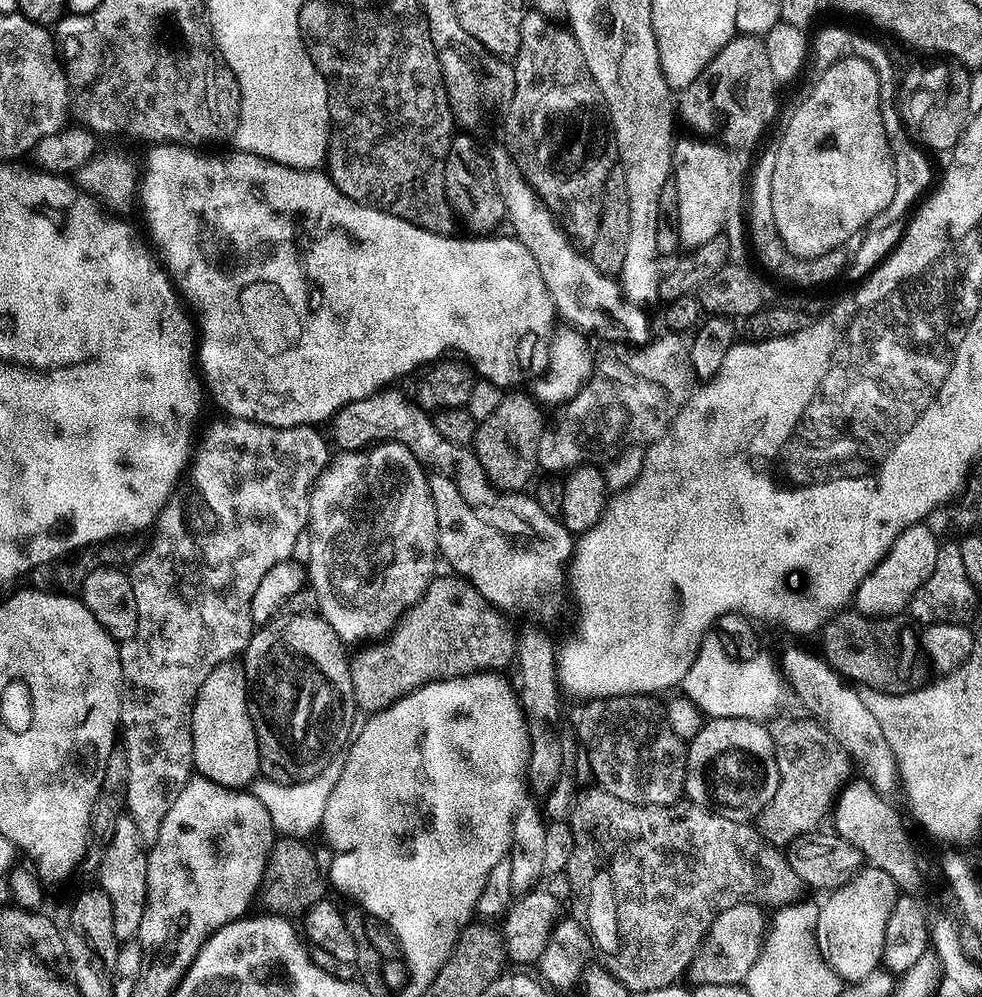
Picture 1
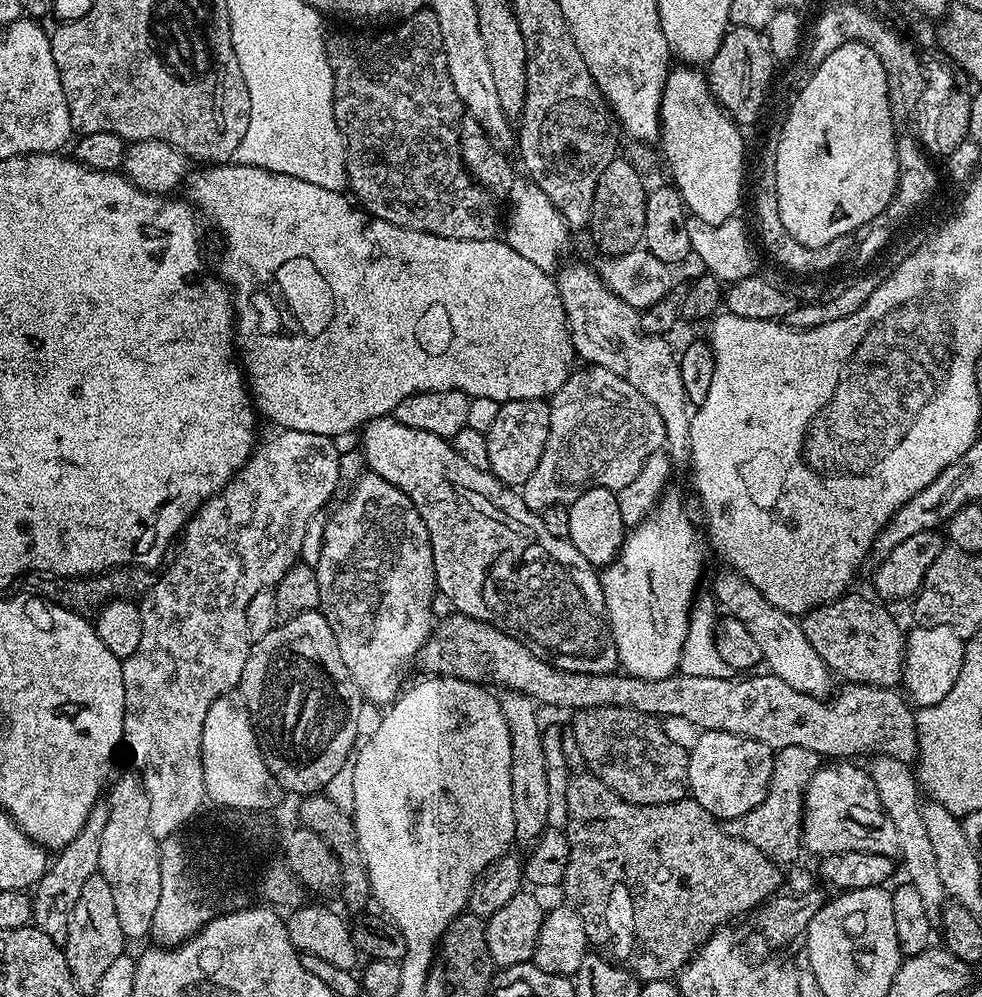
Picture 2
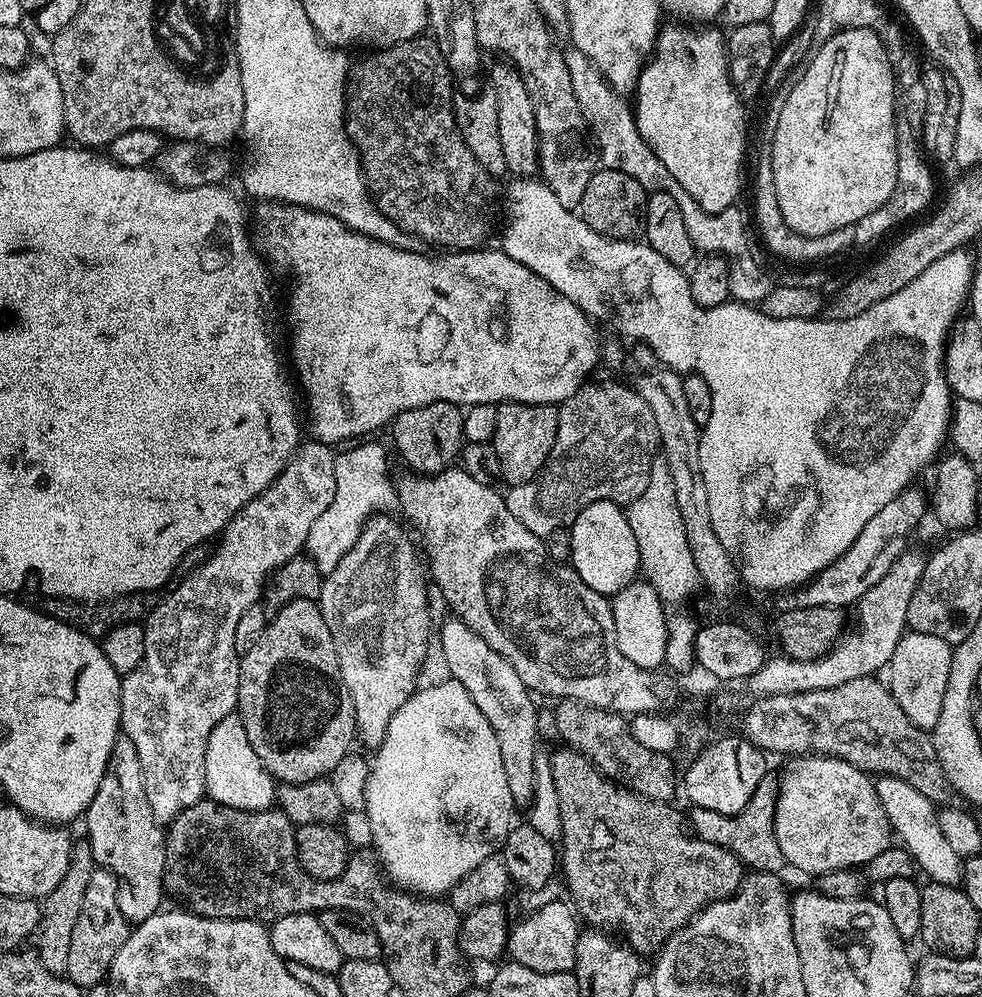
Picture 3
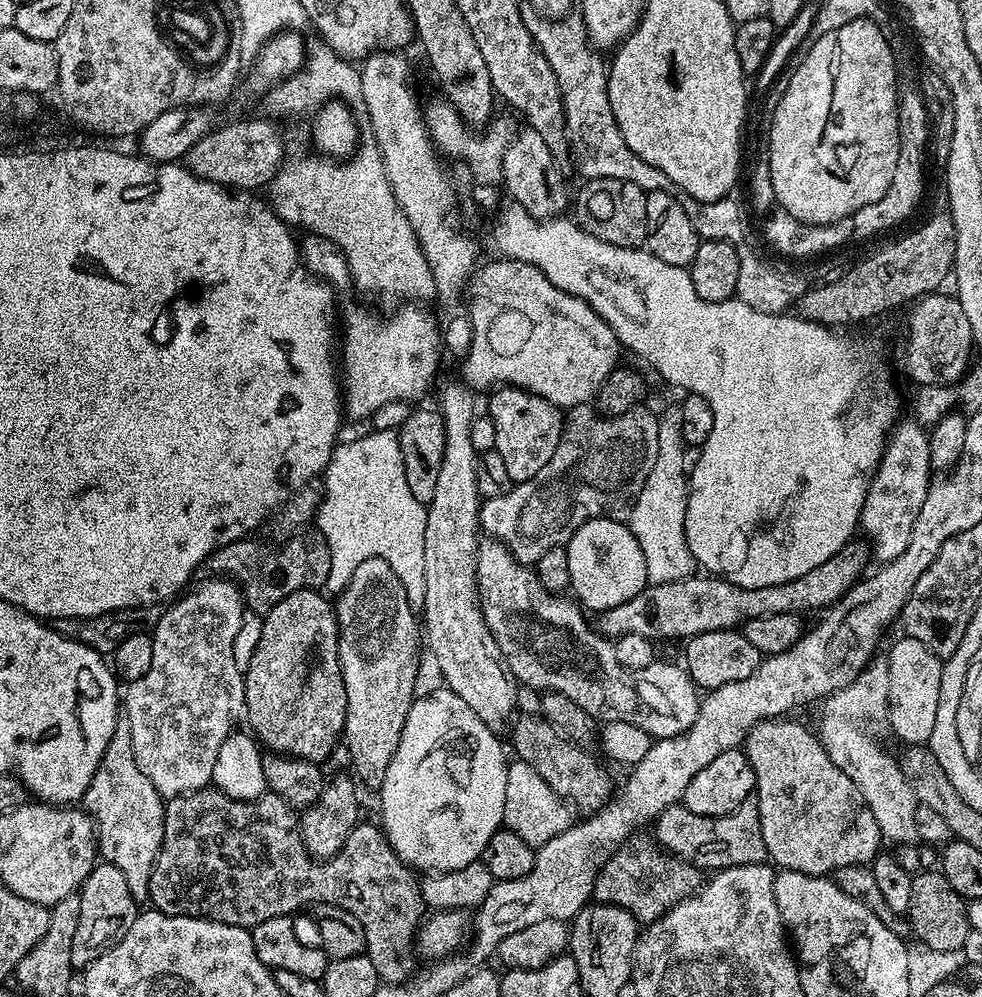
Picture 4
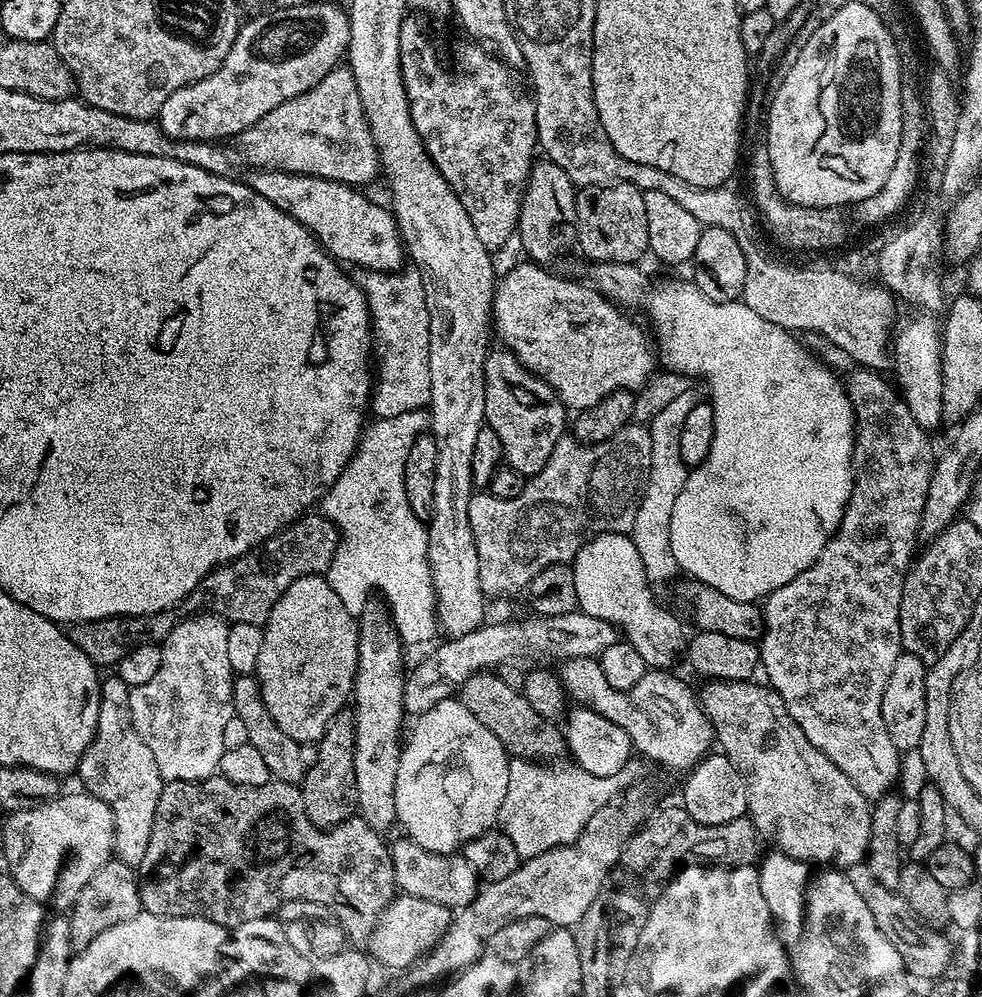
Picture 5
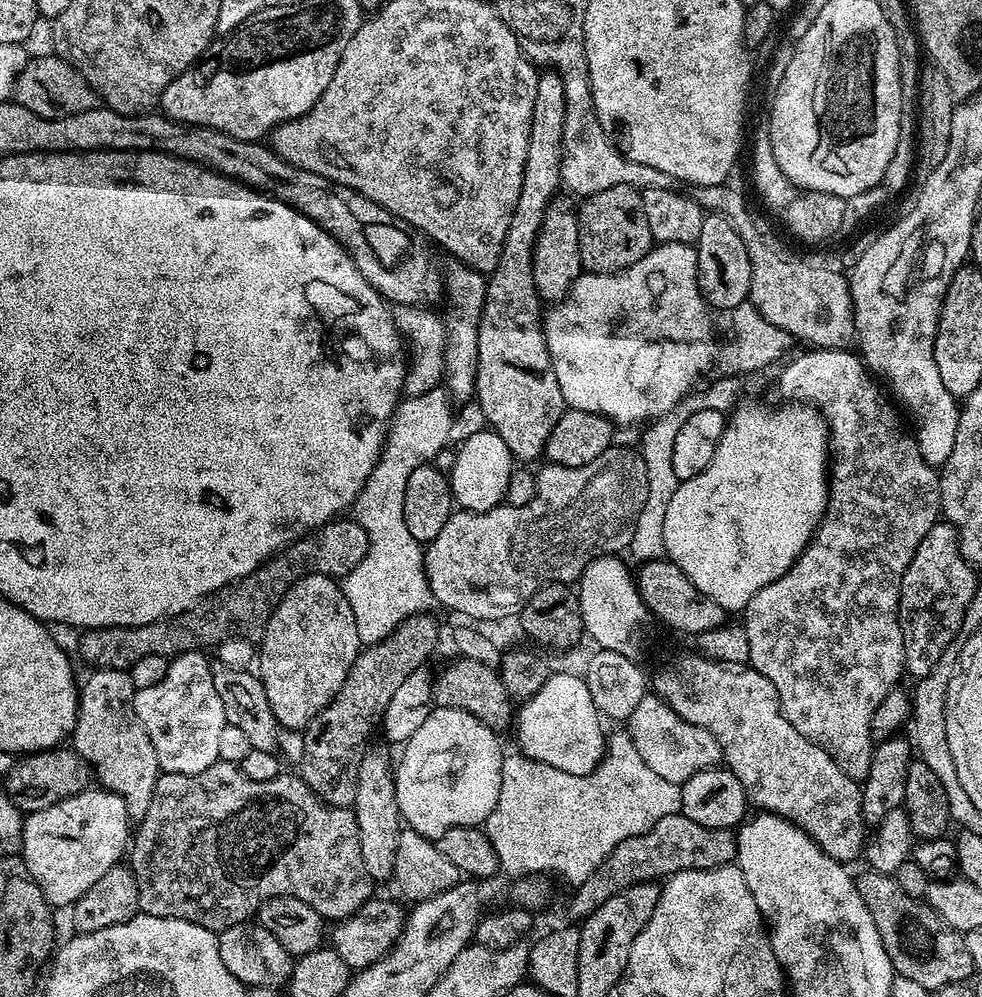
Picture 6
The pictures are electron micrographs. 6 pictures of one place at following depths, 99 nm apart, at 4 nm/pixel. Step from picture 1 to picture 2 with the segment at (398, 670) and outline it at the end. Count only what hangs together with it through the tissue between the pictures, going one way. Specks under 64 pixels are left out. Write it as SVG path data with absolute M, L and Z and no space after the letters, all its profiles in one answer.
M451 615L446 617L440 625L437 623L431 629L430 635L424 640L423 647L418 653L419 659L424 659L425 666L429 668L429 673L437 676L453 676L456 680L465 680L481 686L497 684L500 690L523 692L524 695L532 697L540 706L549 704L552 708L572 708L571 710L598 706L633 708L642 714L657 718L666 716L686 718L689 722L694 722L694 726L701 730L738 734L762 742L767 748L773 750L786 746L806 746L806 750L814 750L822 758L856 758L852 756L858 755L859 752L869 751L868 753L893 756L908 762L911 761L911 756L913 759L914 749L918 744L913 709L909 701L896 688L845 683L840 693L837 691L824 699L802 694L794 690L792 686L786 686L782 678L771 674L763 674L764 676L748 674L743 678L724 679L690 677L681 674L669 674L666 678L638 678L635 674L615 676L615 671L612 670L601 674L564 672L553 664L547 664L542 658L538 658L530 649L522 646L522 642L510 638L493 624L475 620L469 616Z

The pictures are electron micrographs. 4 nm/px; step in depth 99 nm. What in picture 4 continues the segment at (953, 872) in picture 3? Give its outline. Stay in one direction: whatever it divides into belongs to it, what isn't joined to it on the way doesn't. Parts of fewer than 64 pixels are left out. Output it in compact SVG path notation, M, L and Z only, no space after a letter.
M884 658L873 659L864 671L842 690L819 701L820 744L826 754L842 770L854 786L866 798L866 806L878 822L881 837L885 841L896 840L897 845L911 844L917 839L916 809L918 801L909 786L906 774L900 768L900 761L888 753L884 740L880 737L880 724L888 719L888 691L890 674L888 662Z

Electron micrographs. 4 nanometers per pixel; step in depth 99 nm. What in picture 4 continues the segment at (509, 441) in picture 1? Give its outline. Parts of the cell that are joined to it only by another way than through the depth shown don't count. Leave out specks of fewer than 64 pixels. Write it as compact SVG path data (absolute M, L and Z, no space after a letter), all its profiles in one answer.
M500 386L489 396L492 397L488 400L486 415L494 422L494 451L502 456L513 485L535 480L558 450L558 442L566 430L565 413L546 398L521 388Z

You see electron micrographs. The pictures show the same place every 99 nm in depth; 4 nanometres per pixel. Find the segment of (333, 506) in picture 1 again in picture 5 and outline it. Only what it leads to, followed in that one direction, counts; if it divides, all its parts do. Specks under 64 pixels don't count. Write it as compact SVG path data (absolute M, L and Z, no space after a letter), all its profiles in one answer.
M369 602L358 617L358 666L356 681L352 683L351 699L356 700L354 719L354 782L358 815L375 832L387 833L391 824L397 823L394 806L394 782L398 782L398 762L402 747L404 720L404 668L405 645L396 632L387 607L380 602Z

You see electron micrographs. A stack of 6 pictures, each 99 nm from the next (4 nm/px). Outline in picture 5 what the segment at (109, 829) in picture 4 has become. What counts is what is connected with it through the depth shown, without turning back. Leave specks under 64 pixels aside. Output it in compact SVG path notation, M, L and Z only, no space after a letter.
M115 674L106 675L100 682L98 702L98 726L94 738L80 759L78 777L83 791L110 806L114 814L115 859L139 866L146 858L146 846L150 843L150 830L154 826L154 810L158 810L158 798L166 781L160 777L158 762L150 754L150 746L142 742L138 730L134 730L134 718L130 718L130 694L132 689Z

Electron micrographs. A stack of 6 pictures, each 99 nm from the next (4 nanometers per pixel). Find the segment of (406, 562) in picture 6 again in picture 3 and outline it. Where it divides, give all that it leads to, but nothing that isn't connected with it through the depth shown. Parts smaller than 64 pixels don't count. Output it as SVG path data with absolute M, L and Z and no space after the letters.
M356 442L345 447L334 462L334 499L318 518L314 518L314 526L310 526L307 555L318 566L321 574L327 574L342 562L344 555L351 550L354 542L358 542L360 531L369 519L377 514L387 513L388 508L395 509L396 485L394 475L388 469L388 452L380 444L372 442Z

